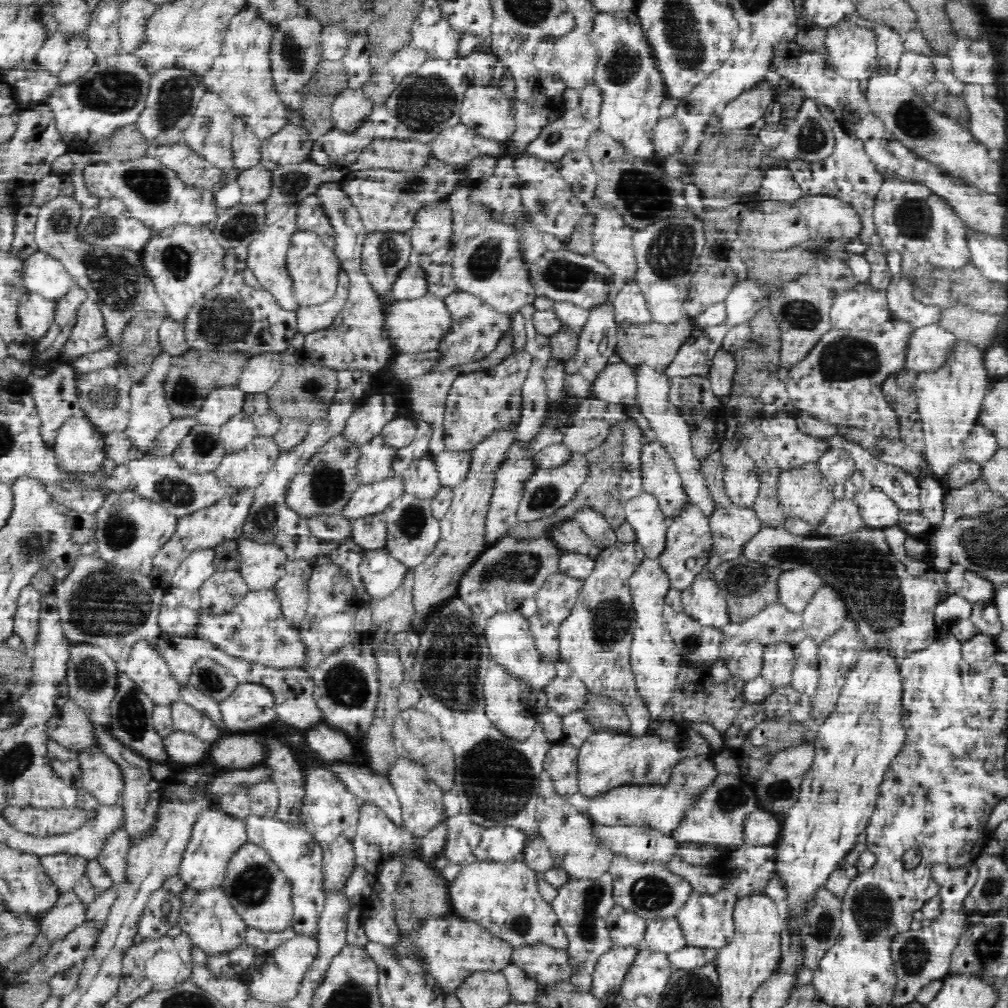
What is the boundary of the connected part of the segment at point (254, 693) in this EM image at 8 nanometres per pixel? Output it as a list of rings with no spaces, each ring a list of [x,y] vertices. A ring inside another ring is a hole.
[[[239,684],[232,698],[220,703],[231,734],[258,732],[278,722],[276,695],[264,684]]]

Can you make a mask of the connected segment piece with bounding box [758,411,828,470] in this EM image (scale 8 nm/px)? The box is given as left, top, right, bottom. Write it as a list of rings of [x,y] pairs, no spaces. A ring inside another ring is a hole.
[[[778,411],[774,417],[764,416],[758,423],[769,443],[769,455],[777,461],[778,470],[814,463],[828,449],[822,441],[803,434],[796,416],[786,412]]]

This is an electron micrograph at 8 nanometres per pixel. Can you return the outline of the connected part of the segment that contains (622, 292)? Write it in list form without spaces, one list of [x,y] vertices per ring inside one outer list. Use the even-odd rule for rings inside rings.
[[[635,275],[628,277],[618,285],[614,307],[618,325],[651,323],[640,285],[635,281]]]

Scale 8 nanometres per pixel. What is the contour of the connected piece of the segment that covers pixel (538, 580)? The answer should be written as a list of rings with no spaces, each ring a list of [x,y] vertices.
[[[504,536],[490,544],[465,570],[461,576],[456,595],[470,606],[473,614],[476,614],[476,618],[482,618],[482,620],[486,620],[495,612],[518,608],[518,605],[522,604],[526,598],[536,598],[548,581],[548,576],[559,572],[560,553],[561,551],[547,537],[521,539],[520,537]]]

